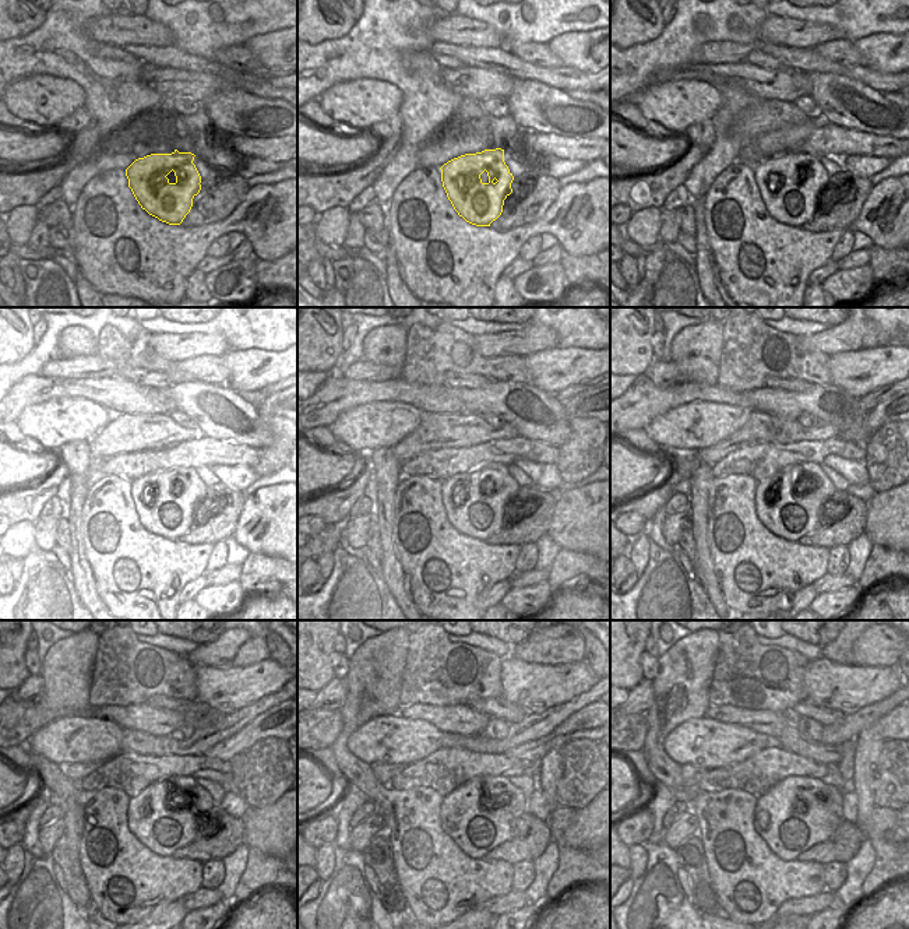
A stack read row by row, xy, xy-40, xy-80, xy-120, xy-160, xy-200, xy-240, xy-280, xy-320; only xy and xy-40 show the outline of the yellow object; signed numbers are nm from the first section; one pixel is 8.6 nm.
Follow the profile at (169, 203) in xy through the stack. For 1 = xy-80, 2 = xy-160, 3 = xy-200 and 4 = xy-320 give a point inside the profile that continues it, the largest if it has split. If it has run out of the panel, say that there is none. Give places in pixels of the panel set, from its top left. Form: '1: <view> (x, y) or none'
1: xy-80 (793, 204)
2: xy-160 (468, 511)
3: xy-200 (791, 517)
4: xy-320 (796, 813)

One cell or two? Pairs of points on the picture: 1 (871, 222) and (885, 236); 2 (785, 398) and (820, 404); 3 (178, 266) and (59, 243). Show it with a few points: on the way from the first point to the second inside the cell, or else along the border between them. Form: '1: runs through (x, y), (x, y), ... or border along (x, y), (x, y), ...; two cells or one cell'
1: runs through (874, 225), (883, 233); one cell
2: runs through (793, 403), (811, 403); one cell
3: border along (69, 228), (70, 247); two cells

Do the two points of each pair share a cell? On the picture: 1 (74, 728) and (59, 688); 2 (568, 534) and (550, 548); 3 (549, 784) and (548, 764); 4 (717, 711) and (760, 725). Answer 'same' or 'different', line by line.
1: different
2: different
3: same
4: same

